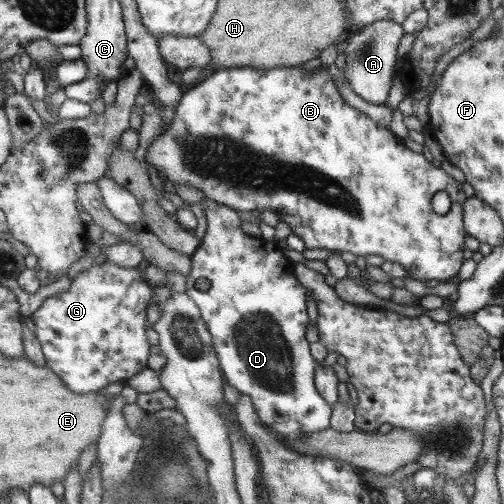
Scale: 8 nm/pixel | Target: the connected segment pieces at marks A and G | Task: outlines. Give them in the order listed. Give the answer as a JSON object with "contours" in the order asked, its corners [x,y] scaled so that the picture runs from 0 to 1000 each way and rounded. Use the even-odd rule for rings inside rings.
{"contours":[[[[754,40],[722,52],[718,60],[696,67],[688,77],[690,89],[681,97],[687,131],[679,137],[679,145],[698,181],[726,202],[746,210],[766,208],[776,165],[786,151],[782,135],[788,125],[794,79],[802,69],[796,48],[776,40]]],[[[208,520],[187,526],[157,540],[143,556],[135,577],[97,587],[77,613],[62,625],[67,637],[73,673],[89,710],[89,726],[99,730],[143,778],[171,782],[190,780],[222,758],[248,758],[266,750],[284,730],[290,730],[290,603],[302,591],[298,567],[262,567],[282,556],[278,536]]]]}

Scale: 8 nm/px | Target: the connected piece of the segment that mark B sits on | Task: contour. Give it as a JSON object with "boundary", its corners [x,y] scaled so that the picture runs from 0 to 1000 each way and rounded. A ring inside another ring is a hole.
{"boundary":[[[595,131],[538,137],[437,135],[437,139],[415,147],[393,171],[365,185],[355,194],[351,208],[337,250],[308,272],[290,294],[288,321],[302,325],[325,359],[333,357],[345,369],[349,365],[377,367],[377,371],[401,379],[411,397],[427,397],[433,405],[480,423],[536,413],[550,423],[556,438],[571,444],[581,464],[595,468],[605,478],[605,492],[615,492],[615,496],[619,492],[643,492],[655,500],[696,500],[708,510],[748,504],[764,516],[792,520],[810,540],[810,548],[821,556],[833,556],[833,560],[905,556],[917,520],[923,516],[919,506],[921,472],[929,466],[919,442],[919,409],[927,391],[917,377],[917,365],[905,361],[893,345],[885,345],[887,331],[871,333],[853,325],[837,310],[837,304],[810,298],[794,274],[786,274],[760,250],[746,250],[748,242],[738,240],[726,224],[718,224],[702,210],[692,208],[673,179],[667,177],[665,161],[645,133],[619,141],[601,139]],[[873,379],[887,381],[895,395],[893,417],[881,427],[863,423],[853,409],[853,397]]]}

